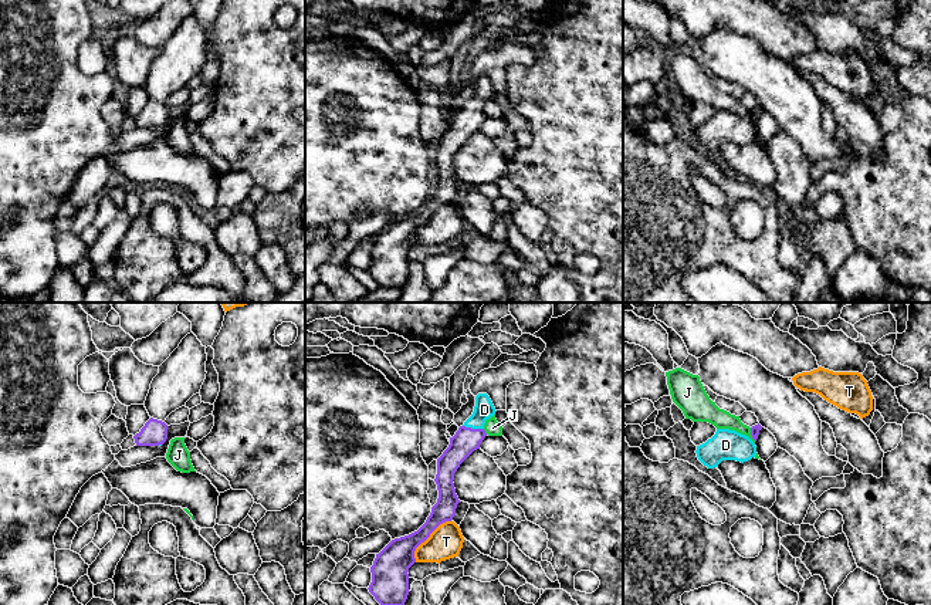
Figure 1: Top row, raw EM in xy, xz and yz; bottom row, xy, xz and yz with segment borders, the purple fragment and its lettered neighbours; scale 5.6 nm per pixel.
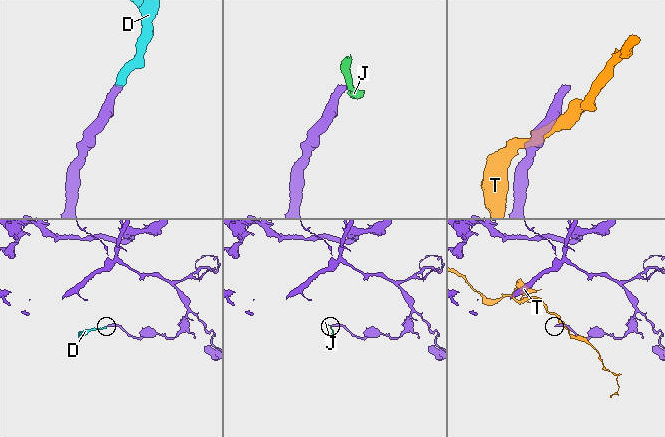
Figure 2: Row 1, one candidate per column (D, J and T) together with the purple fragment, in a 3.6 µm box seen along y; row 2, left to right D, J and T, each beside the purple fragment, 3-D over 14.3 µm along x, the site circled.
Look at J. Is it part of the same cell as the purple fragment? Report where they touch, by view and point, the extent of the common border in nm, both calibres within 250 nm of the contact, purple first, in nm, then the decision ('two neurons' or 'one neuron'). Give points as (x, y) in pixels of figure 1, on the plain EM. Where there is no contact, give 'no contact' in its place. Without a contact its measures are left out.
yz (751, 117) | 90 nm | 50/110 nm | two neurons

